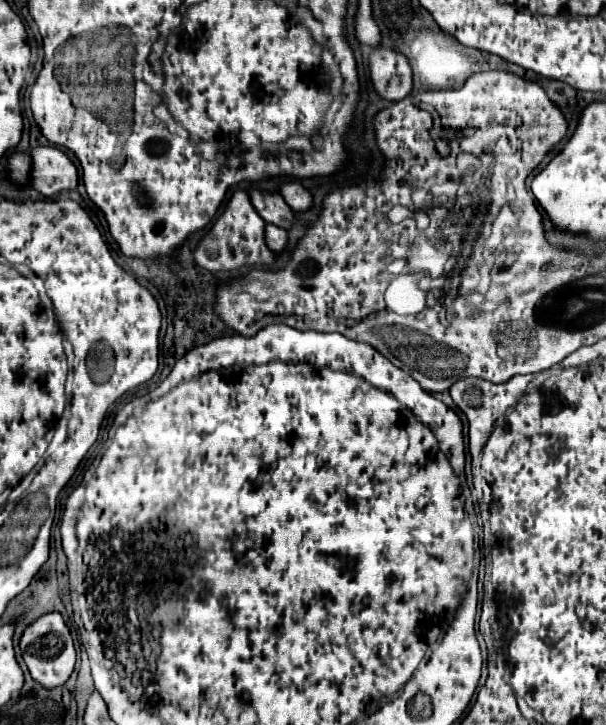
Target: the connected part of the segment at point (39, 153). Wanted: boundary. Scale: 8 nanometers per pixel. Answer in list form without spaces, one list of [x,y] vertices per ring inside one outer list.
[[[33,147],[31,155],[31,187],[45,197],[53,197],[77,187],[77,169],[71,159],[57,147]]]

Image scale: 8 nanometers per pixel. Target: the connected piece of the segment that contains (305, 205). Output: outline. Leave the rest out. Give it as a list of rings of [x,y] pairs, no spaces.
[[[295,181],[283,183],[279,195],[293,211],[307,211],[311,207],[311,193],[301,183],[295,183]]]

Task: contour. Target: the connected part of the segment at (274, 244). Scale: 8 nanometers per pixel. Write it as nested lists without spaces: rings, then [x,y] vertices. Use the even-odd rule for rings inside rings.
[[[271,223],[265,225],[265,243],[271,251],[283,251],[285,243],[287,243],[287,231],[281,227],[275,227]]]

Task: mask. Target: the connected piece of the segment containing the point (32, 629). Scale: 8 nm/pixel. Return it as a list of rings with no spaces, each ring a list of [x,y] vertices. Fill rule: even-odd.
[[[53,611],[53,613],[45,613],[39,619],[35,619],[21,635],[19,639],[19,649],[21,649],[21,657],[31,673],[31,677],[41,683],[43,687],[47,687],[47,683],[53,687],[63,685],[69,675],[73,673],[75,667],[75,647],[73,647],[73,639],[69,633],[69,627],[65,625],[61,613]],[[47,663],[49,663],[49,671],[47,671]],[[49,679],[49,681],[47,681]]]

